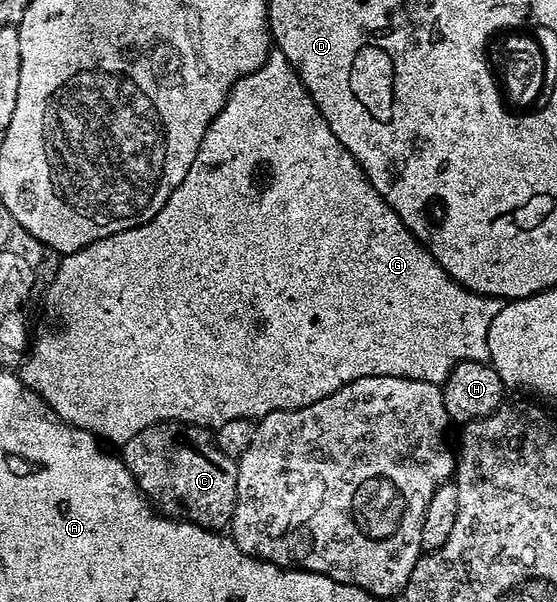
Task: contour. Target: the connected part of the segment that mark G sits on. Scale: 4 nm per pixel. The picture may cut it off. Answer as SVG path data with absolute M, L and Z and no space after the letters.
M275 49L269 50L268 59L263 67L232 84L232 92L228 95L226 105L220 110L218 117L214 117L206 137L202 137L202 145L198 145L198 153L194 157L194 165L190 165L190 173L186 173L182 185L178 185L178 189L174 189L174 193L170 193L170 201L166 201L163 209L148 223L138 225L134 229L126 229L122 233L114 233L110 237L94 241L74 253L63 256L55 264L50 286L52 288L48 291L48 303L52 306L53 313L60 318L60 327L50 328L37 343L35 340L31 344L26 358L19 364L19 366L21 365L21 367L18 367L19 377L26 387L40 394L42 401L46 401L46 405L50 405L50 409L54 409L54 413L62 422L83 431L88 431L108 445L113 445L112 443L123 445L126 441L130 441L130 437L142 433L142 429L161 421L165 423L187 423L193 427L203 427L205 429L215 429L226 425L226 421L238 421L239 419L259 421L275 411L289 411L306 405L314 405L314 401L322 401L322 397L330 397L330 393L334 393L338 389L345 387L350 381L358 381L362 377L389 375L390 377L402 377L403 379L413 379L414 381L430 381L431 383L442 385L447 381L448 374L460 362L488 363L490 321L494 321L494 317L498 317L502 306L501 300L494 299L491 295L479 295L477 291L471 291L460 286L459 283L449 277L446 269L442 269L442 265L438 265L438 261L434 261L432 254L413 237L410 229L406 229L406 225L400 220L398 213L394 213L394 209L390 209L390 205L386 205L384 198L376 192L374 185L370 185L366 173L358 165L355 157L345 149L342 141L338 141L338 137L334 137L334 133L330 133L330 125L326 125L318 105L314 105L310 93L304 88L302 81L298 77L298 73L292 68L290 61L286 61L286 57L282 52Z

